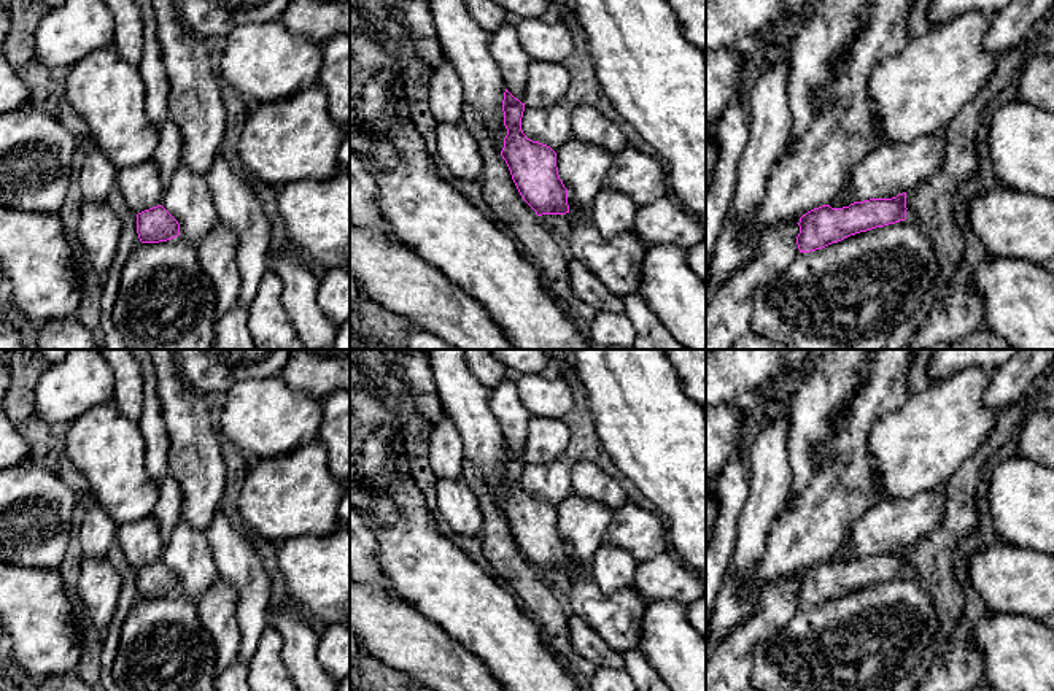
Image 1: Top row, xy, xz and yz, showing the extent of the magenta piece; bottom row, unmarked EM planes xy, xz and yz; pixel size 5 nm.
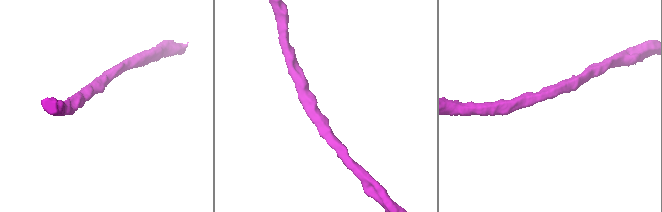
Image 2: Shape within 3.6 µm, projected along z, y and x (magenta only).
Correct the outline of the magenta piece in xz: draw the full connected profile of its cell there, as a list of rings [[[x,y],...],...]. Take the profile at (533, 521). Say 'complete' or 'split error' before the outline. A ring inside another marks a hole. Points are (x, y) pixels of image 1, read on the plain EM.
complete; [[[506,445],[502,467],[507,491],[501,511],[520,551],[537,572],[569,569],[568,545],[558,531],[556,508],[529,496],[521,486],[525,459]]]

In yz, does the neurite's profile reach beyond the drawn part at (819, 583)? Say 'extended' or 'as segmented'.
as segmented

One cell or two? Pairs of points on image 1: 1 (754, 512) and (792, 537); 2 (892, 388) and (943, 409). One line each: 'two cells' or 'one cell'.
1: two cells
2: two cells

